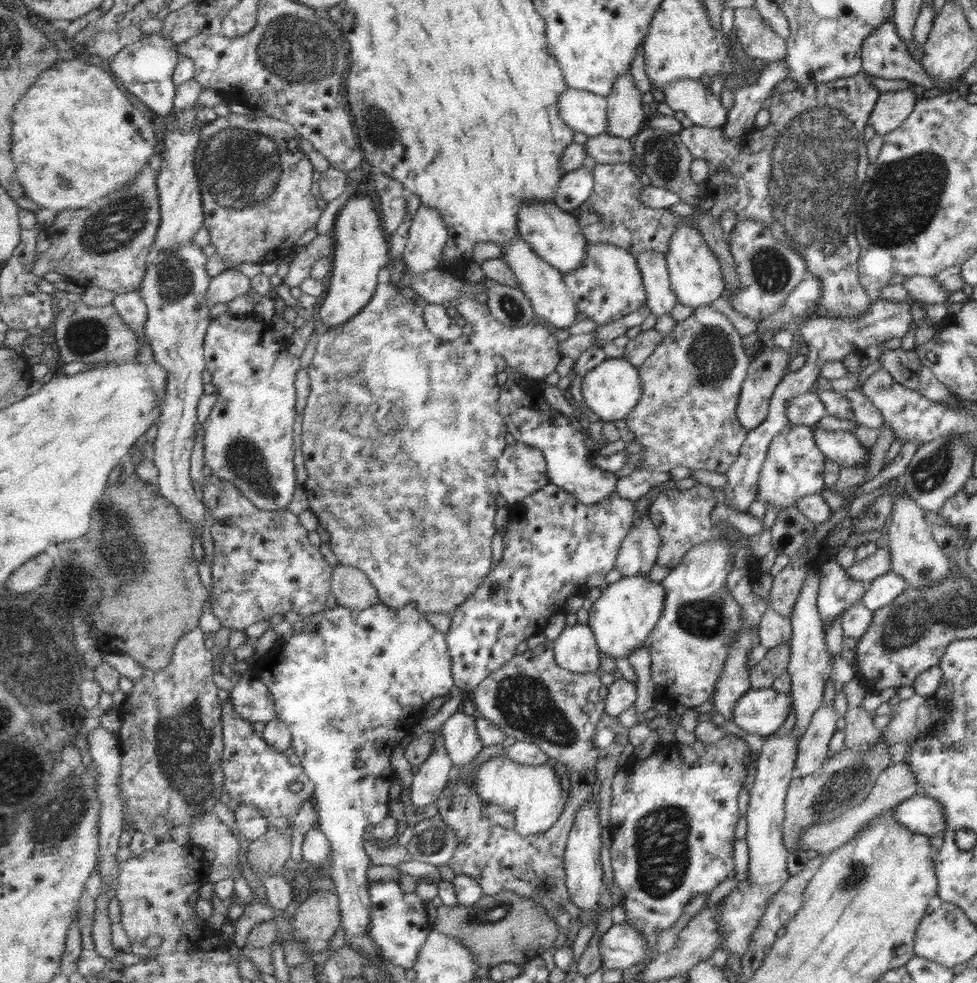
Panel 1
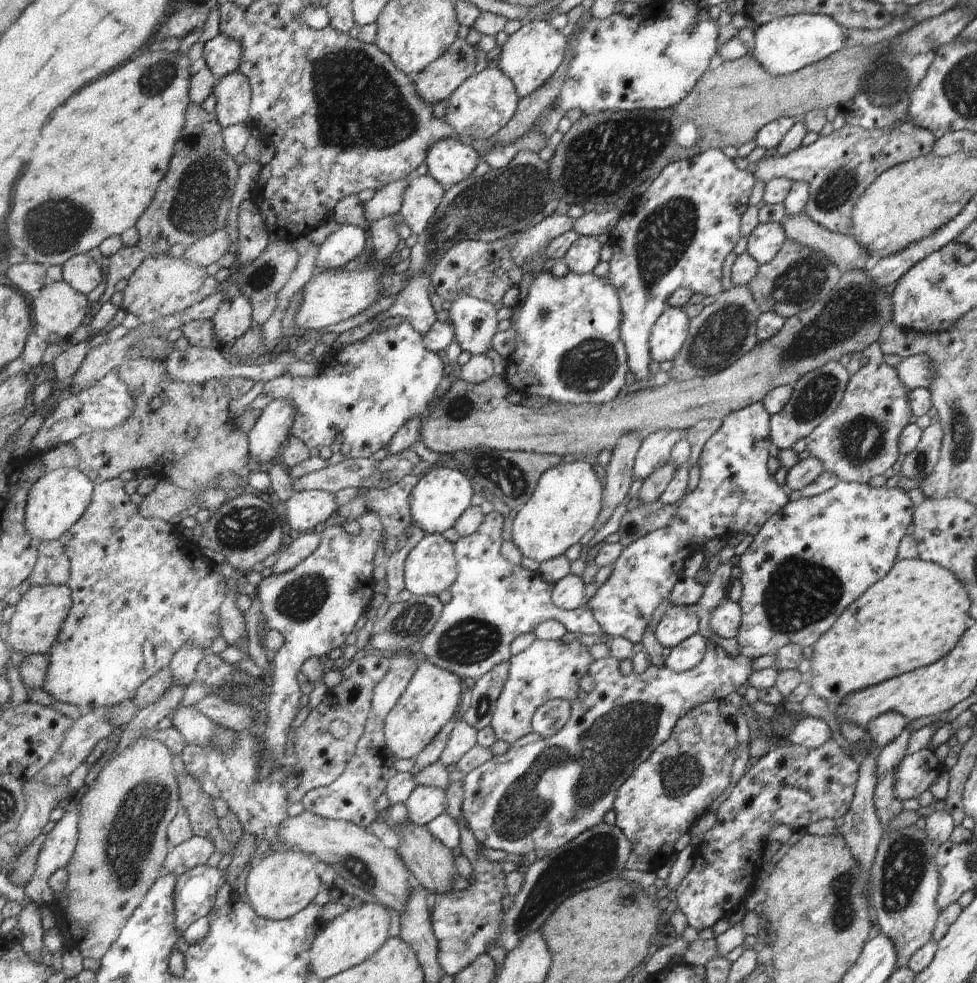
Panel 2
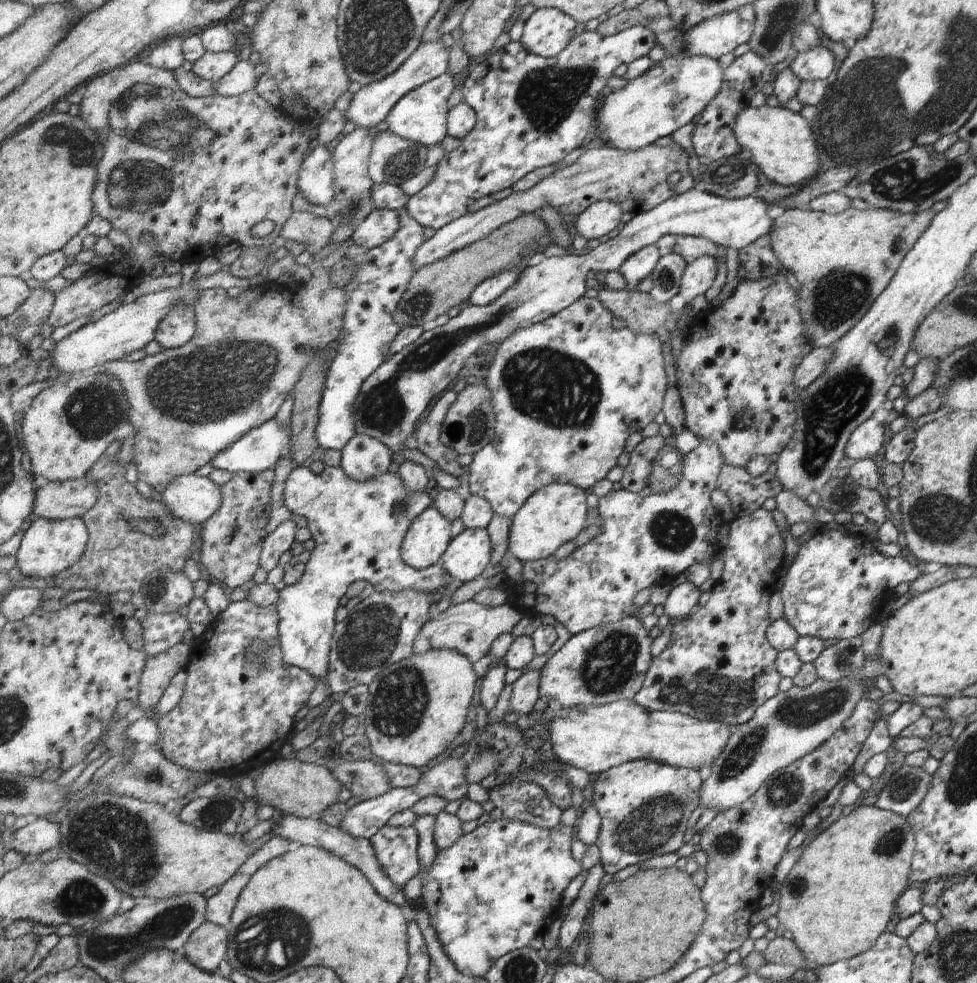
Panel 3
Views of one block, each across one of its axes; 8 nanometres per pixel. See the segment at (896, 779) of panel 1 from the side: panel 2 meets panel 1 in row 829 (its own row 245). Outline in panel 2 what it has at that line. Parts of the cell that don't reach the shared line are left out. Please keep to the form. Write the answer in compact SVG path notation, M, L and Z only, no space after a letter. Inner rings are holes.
M804 212L784 217L780 224L787 239L828 257L839 273L864 269L868 253L852 237L828 232L805 217Z

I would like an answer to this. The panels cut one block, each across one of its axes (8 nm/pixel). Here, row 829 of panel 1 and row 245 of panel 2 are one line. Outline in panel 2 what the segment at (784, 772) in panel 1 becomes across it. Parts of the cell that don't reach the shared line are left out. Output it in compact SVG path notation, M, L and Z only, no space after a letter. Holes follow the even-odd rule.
M759 223L746 238L745 253L751 256L759 265L771 262L786 240L780 223Z

